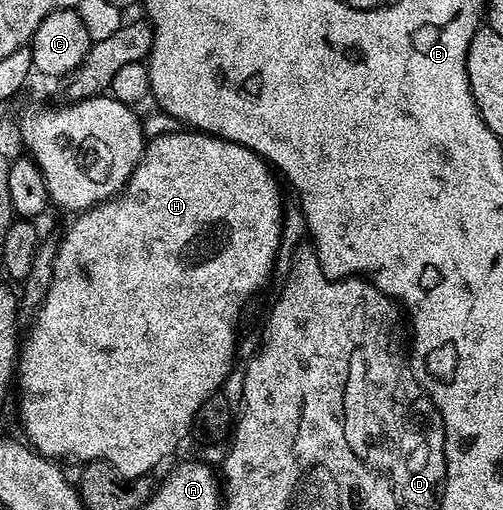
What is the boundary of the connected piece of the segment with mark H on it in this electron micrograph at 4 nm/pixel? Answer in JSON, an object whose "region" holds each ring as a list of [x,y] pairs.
{"region":[[[175,128],[172,134],[159,134],[155,139],[148,141],[143,147],[141,160],[135,166],[135,171],[131,173],[131,179],[124,184],[123,189],[110,198],[107,202],[93,207],[91,210],[84,210],[74,219],[75,222],[63,234],[63,239],[59,238],[58,250],[55,253],[55,263],[52,268],[52,282],[48,286],[47,295],[37,310],[33,321],[30,323],[31,331],[27,334],[27,339],[22,339],[17,355],[17,390],[19,386],[19,422],[23,425],[26,441],[30,443],[36,454],[42,454],[44,458],[52,460],[78,460],[86,464],[96,460],[108,462],[111,467],[121,476],[132,480],[143,480],[148,477],[147,473],[154,468],[158,462],[163,462],[179,446],[179,441],[187,434],[187,429],[191,426],[191,421],[196,421],[199,410],[207,402],[212,394],[222,387],[224,380],[232,377],[233,370],[231,365],[235,362],[235,329],[239,326],[239,317],[243,314],[243,305],[250,300],[251,294],[255,294],[271,278],[271,269],[275,266],[275,257],[279,254],[279,245],[283,242],[283,198],[279,195],[279,186],[275,183],[276,175],[272,167],[257,152],[245,148],[236,142],[230,142],[224,138],[219,138],[215,134],[205,134],[194,128]]]}

